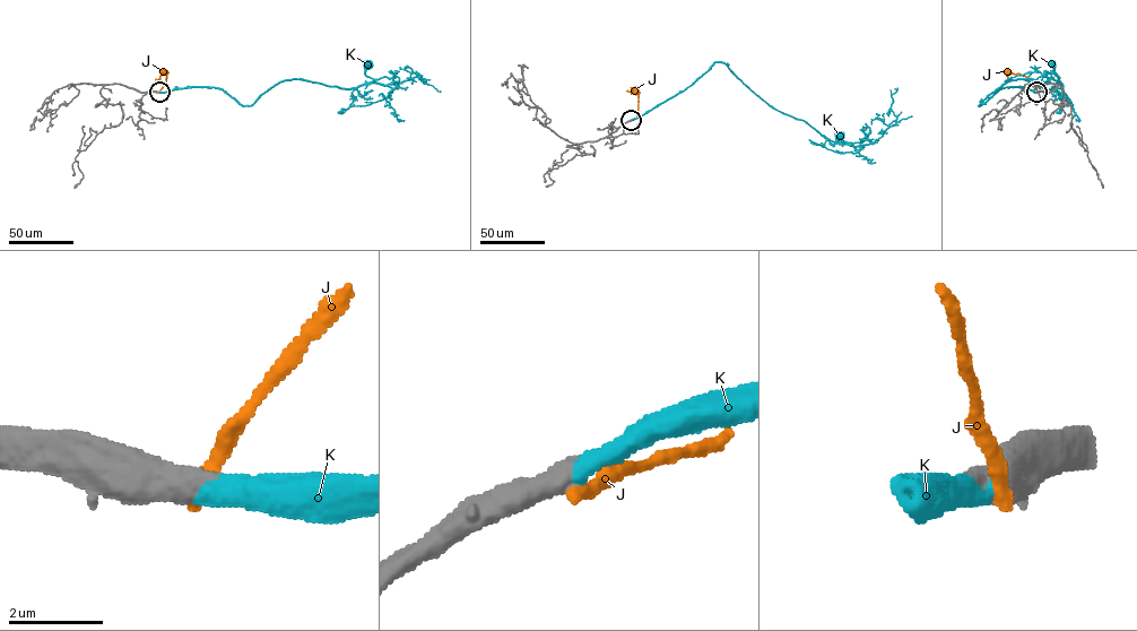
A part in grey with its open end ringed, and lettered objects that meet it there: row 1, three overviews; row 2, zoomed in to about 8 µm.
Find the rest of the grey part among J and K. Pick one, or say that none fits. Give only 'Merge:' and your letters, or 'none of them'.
Merge: K

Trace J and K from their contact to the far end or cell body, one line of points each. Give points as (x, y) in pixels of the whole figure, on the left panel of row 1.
J: (158, 92), (165, 81), (164, 74)
K: (158, 92), (215, 87), (243, 105), (251, 105), (285, 80), (355, 88), (373, 79), (365, 74), (367, 62)

